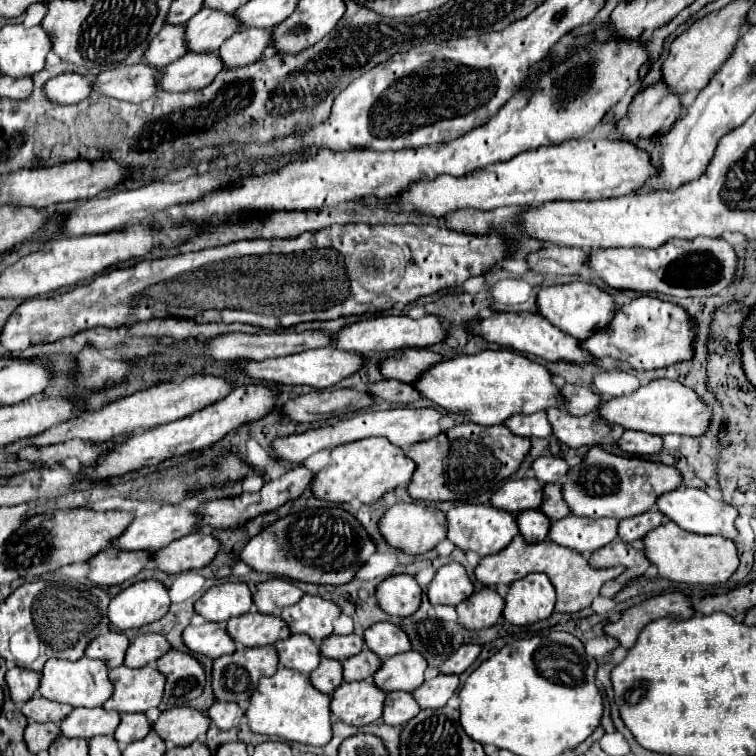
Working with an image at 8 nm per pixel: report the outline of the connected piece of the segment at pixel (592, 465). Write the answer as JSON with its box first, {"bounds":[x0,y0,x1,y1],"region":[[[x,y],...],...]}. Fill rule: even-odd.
{"bounds":[562,446,682,518],"region":[[[592,446],[582,464],[568,470],[562,478],[562,498],[570,508],[570,514],[584,518],[632,518],[648,512],[660,494],[682,486],[682,476],[674,466],[654,462],[650,458],[620,456]]]}

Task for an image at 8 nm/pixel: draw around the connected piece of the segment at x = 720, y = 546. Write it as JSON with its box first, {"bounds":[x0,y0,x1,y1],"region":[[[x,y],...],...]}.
{"bounds":[644,522,738,584],"region":[[[674,522],[660,524],[644,538],[644,556],[658,568],[658,578],[682,584],[720,584],[726,582],[738,568],[738,552],[732,540],[708,534],[692,534],[678,528]]]}

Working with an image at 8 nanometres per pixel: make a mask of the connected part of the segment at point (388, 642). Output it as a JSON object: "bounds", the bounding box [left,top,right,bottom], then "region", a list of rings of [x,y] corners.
{"bounds":[364,622,410,660],"region":[[[378,622],[370,628],[364,630],[364,644],[378,654],[382,660],[400,654],[400,652],[408,652],[410,650],[410,640],[406,636],[406,632],[390,622]]]}

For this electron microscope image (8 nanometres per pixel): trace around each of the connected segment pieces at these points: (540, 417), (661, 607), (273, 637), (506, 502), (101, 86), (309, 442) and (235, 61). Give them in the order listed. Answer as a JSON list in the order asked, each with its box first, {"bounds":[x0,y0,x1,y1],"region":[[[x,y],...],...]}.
[{"bounds":[504,412,552,438],"region":[[[536,412],[536,414],[530,414],[530,416],[518,414],[516,418],[508,418],[508,422],[504,422],[504,426],[512,434],[518,434],[518,436],[524,436],[524,438],[530,438],[530,436],[544,438],[544,436],[552,434],[552,426],[550,426],[544,412]]]},{"bounds":[604,592,694,648],"region":[[[664,592],[660,596],[648,598],[636,606],[630,606],[622,612],[620,620],[604,624],[604,634],[614,638],[620,646],[632,648],[640,630],[658,618],[674,618],[674,620],[688,620],[692,618],[694,610],[688,598],[680,592]]]},{"bounds":[226,610,290,648],"region":[[[256,610],[244,616],[230,618],[226,622],[226,632],[232,636],[236,644],[242,644],[246,648],[274,644],[290,636],[290,630],[286,622],[280,622],[280,616],[260,614]]]},{"bounds":[490,478,542,514],"region":[[[522,478],[522,480],[508,480],[502,484],[490,498],[490,504],[494,508],[502,508],[510,514],[516,514],[520,510],[528,508],[540,508],[542,504],[542,484],[534,478]]]},{"bounds":[92,64,158,102],"region":[[[136,64],[136,66],[118,66],[106,72],[100,72],[92,80],[94,92],[124,100],[124,102],[144,102],[156,94],[158,72],[154,66]]]},{"bounds":[272,408,440,466],"region":[[[390,408],[390,410],[368,410],[368,412],[360,412],[352,418],[344,418],[338,420],[334,424],[326,424],[320,428],[310,428],[302,434],[290,434],[284,438],[276,438],[272,442],[272,450],[274,450],[274,458],[292,466],[302,466],[312,454],[326,450],[326,448],[334,448],[338,444],[346,444],[346,442],[354,442],[354,440],[362,440],[362,438],[370,438],[370,436],[384,436],[388,438],[394,446],[406,450],[410,444],[434,438],[436,434],[440,434],[440,412],[436,408]]]},{"bounds":[218,28,270,70],"region":[[[260,28],[238,30],[236,34],[232,34],[232,38],[228,38],[220,46],[218,58],[222,60],[224,70],[246,66],[260,60],[260,54],[268,46],[268,42],[270,42],[268,30],[260,30]]]}]

